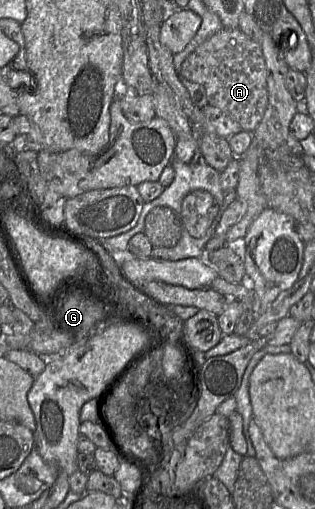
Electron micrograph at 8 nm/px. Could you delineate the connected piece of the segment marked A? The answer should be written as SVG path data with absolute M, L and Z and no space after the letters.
M238 28L222 29L198 46L183 62L181 75L205 88L208 105L233 118L242 130L252 133L262 120L268 105L267 69L261 45Z

